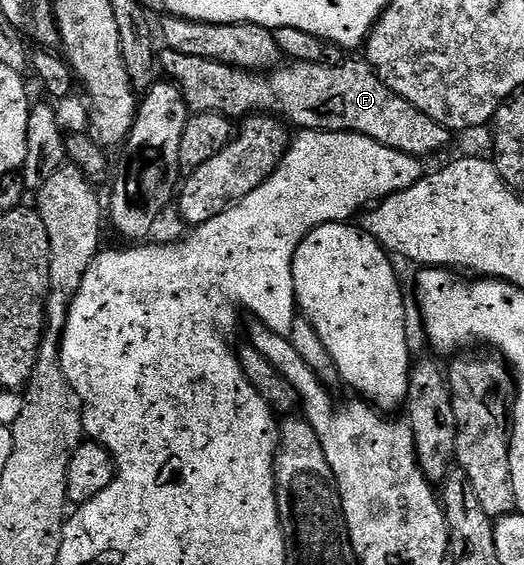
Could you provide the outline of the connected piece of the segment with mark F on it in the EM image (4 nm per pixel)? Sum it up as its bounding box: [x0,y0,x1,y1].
[161,50,453,157]

